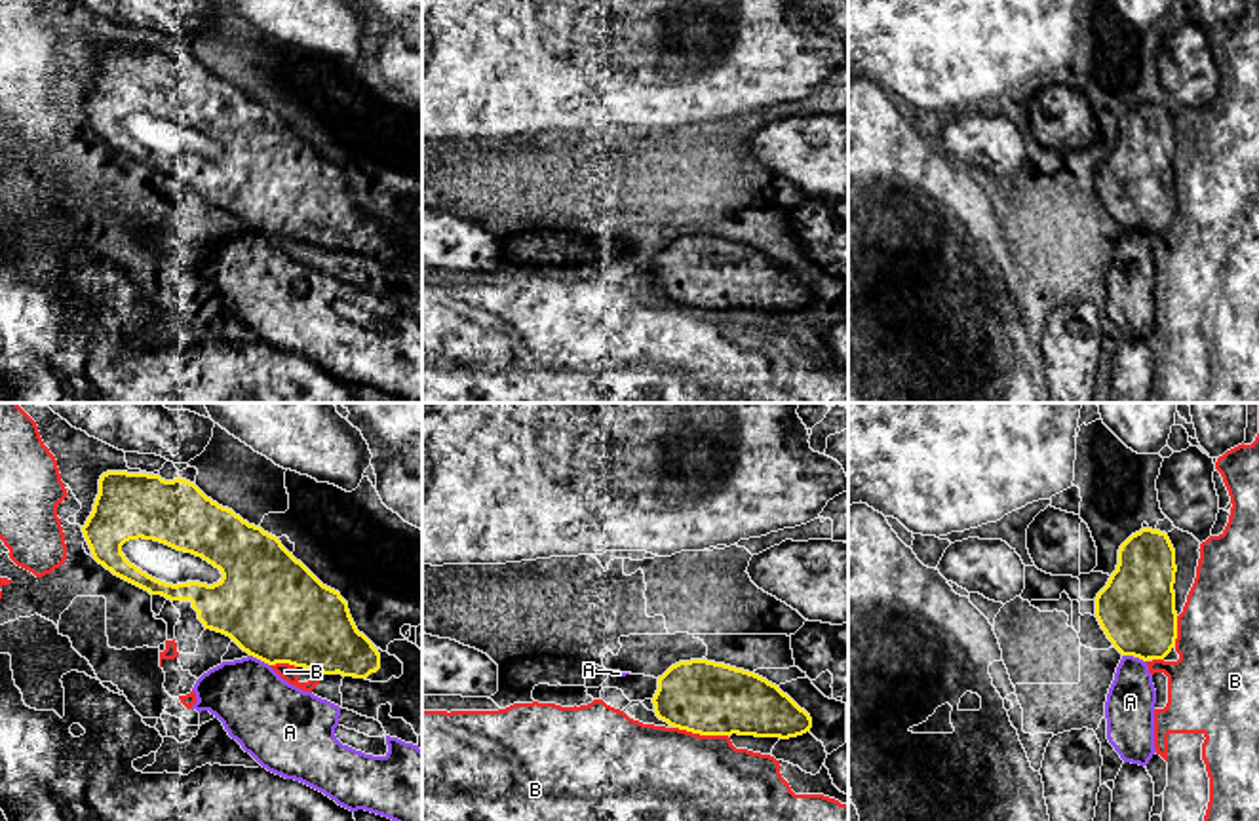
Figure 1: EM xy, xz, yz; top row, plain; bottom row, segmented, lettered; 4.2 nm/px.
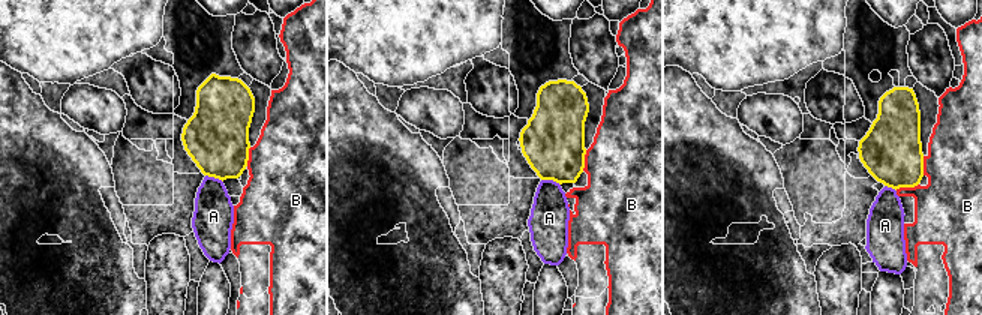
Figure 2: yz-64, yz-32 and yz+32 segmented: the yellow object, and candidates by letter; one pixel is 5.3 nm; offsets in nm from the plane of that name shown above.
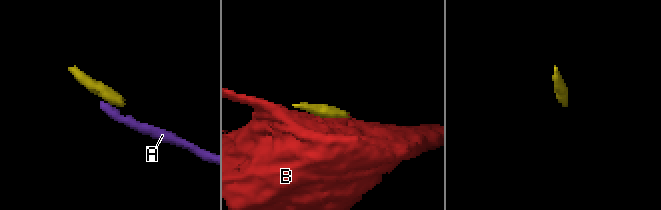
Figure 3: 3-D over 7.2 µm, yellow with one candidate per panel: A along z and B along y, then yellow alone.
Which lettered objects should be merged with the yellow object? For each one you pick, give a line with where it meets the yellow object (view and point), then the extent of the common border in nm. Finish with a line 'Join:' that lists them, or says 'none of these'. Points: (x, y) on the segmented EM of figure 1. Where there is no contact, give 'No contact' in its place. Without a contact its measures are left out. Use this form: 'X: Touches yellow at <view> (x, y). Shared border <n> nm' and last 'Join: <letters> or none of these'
Join: none of these

